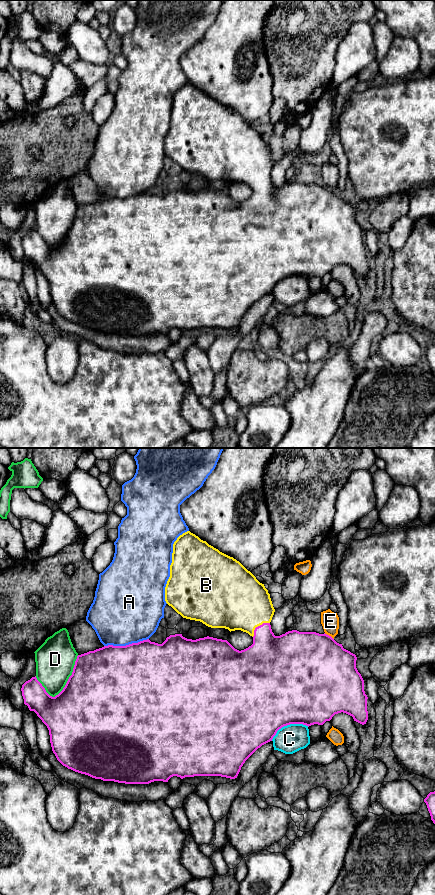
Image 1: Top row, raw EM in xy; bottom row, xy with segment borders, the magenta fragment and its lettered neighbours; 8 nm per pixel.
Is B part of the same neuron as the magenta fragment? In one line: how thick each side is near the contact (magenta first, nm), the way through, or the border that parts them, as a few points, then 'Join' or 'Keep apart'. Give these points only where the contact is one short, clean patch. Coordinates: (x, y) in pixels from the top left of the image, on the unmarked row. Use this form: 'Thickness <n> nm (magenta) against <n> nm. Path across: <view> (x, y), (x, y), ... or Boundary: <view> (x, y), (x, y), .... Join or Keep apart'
Thickness 340 nm (magenta) against 440 nm. Path across: xy (269, 207), (258, 178), (254, 170), (238, 154). Join

